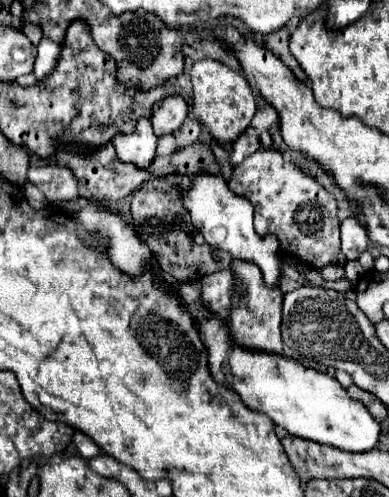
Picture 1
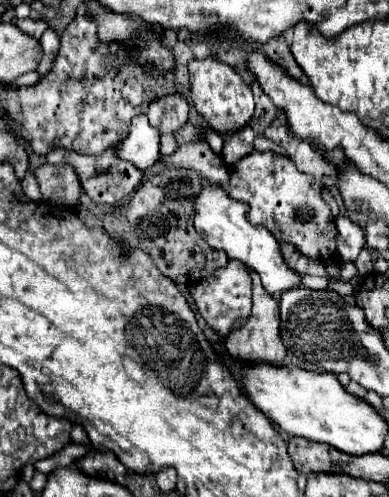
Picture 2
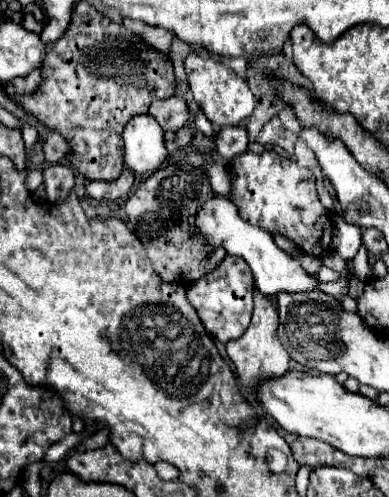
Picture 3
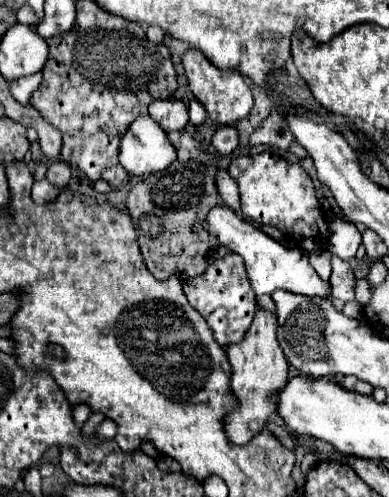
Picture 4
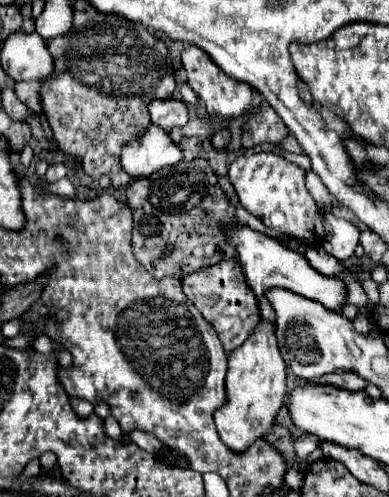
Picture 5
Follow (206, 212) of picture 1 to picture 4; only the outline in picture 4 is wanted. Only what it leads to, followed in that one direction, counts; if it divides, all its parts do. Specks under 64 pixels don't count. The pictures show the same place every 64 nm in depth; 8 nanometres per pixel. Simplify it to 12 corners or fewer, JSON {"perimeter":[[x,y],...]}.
{"perimeter":[[216,204],[204,230],[244,258],[256,296],[326,296],[304,250]]}

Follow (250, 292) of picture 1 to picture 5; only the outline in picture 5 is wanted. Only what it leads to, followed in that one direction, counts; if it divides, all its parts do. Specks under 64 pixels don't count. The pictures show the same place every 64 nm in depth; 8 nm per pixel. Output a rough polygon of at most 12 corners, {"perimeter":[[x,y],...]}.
{"perimeter":[[272,322],[228,354],[214,416],[242,452],[272,430],[286,364]]}

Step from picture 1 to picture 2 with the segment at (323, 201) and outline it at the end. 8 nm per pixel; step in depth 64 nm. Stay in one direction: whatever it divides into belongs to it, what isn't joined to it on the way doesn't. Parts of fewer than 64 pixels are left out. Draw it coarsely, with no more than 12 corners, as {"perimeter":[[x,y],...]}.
{"perimeter":[[276,152],[232,166],[248,220],[318,262],[336,260],[322,182]]}

